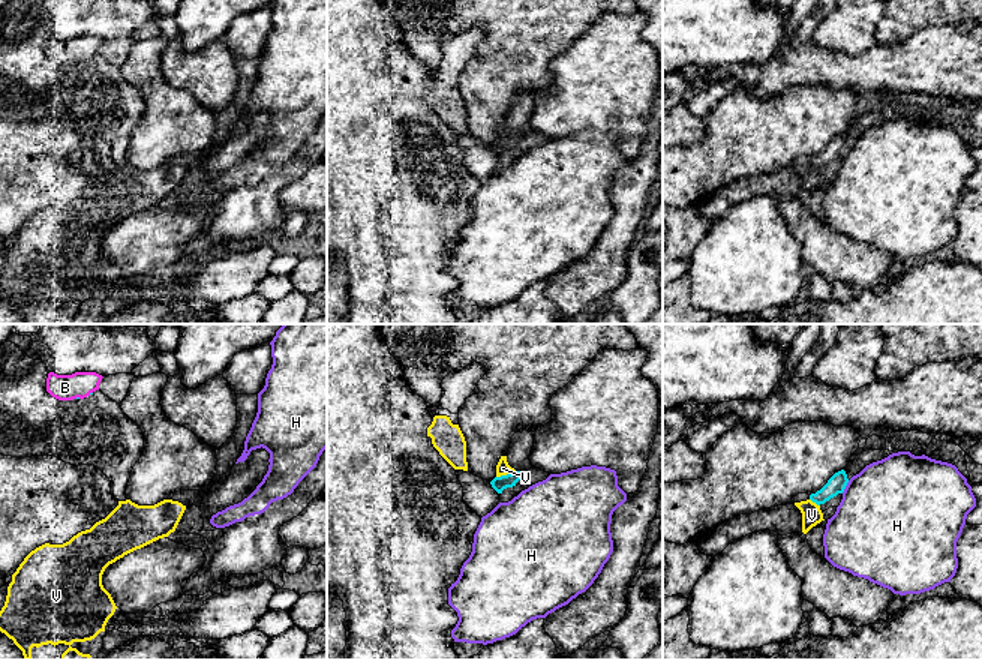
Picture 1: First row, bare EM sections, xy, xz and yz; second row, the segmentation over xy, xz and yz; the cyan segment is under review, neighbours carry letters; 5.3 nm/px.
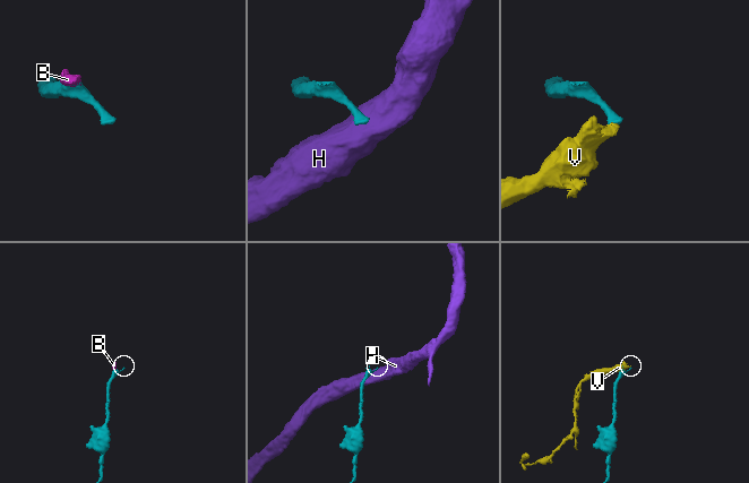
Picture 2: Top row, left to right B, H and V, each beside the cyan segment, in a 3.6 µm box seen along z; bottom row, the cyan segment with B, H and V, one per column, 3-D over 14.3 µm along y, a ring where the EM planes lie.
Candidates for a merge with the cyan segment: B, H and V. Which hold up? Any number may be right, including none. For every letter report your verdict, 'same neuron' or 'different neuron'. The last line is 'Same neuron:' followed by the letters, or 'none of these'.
B: same neuron
H: different neuron
V: different neuron
Same neuron: B

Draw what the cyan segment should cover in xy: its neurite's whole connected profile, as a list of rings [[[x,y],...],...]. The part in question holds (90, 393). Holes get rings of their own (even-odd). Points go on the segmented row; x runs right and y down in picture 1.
[[[75,372],[72,375],[48,374],[46,392],[58,400],[84,399],[99,390],[102,375],[96,372]]]

